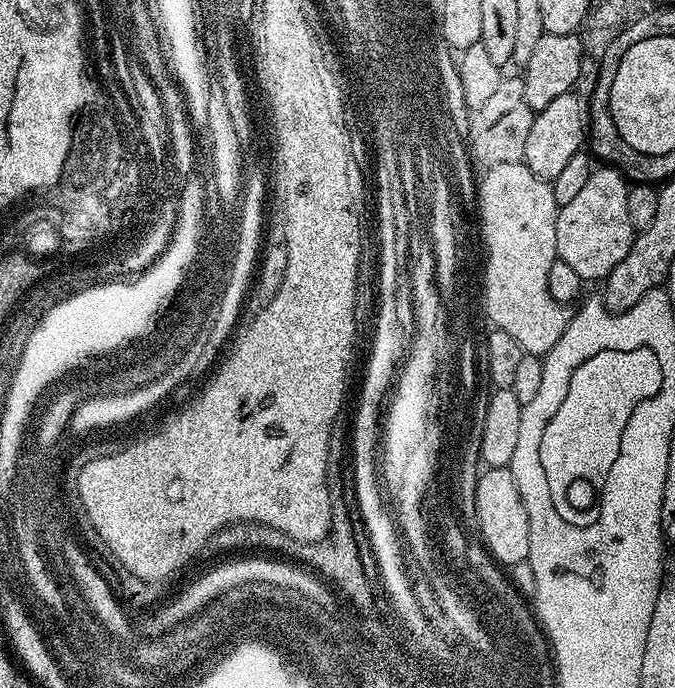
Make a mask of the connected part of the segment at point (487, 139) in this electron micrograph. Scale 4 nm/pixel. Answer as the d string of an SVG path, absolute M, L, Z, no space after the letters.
M501 79L498 90L494 90L494 95L490 97L482 106L471 109L467 138L467 152L469 157L477 165L481 164L481 169L487 170L494 166L502 166L506 162L521 162L524 159L526 150L526 138L530 138L530 126L533 118L530 102L526 102L526 90L524 89L523 79L508 80Z

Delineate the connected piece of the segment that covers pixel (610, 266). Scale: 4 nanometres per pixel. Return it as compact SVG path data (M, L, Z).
M593 167L586 186L571 202L559 205L556 213L556 254L580 275L581 281L603 281L630 254L634 229L626 210L629 181L617 168Z

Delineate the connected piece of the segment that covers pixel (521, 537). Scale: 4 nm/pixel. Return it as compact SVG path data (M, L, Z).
M485 467L477 478L474 502L477 508L477 524L489 555L500 566L513 566L527 561L530 550L530 522L522 494L518 494L518 482L514 482L511 467Z

